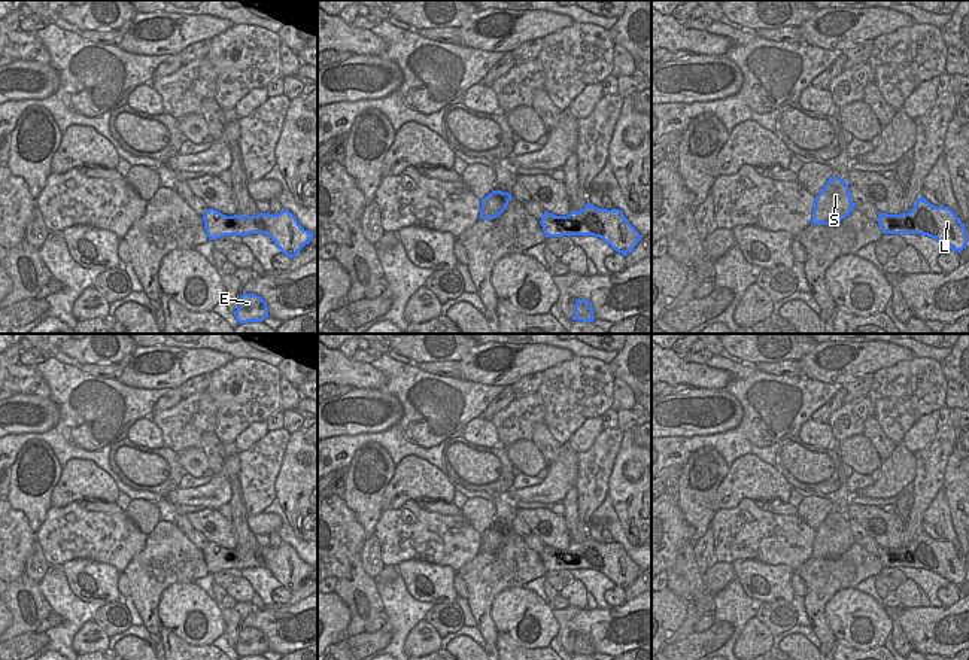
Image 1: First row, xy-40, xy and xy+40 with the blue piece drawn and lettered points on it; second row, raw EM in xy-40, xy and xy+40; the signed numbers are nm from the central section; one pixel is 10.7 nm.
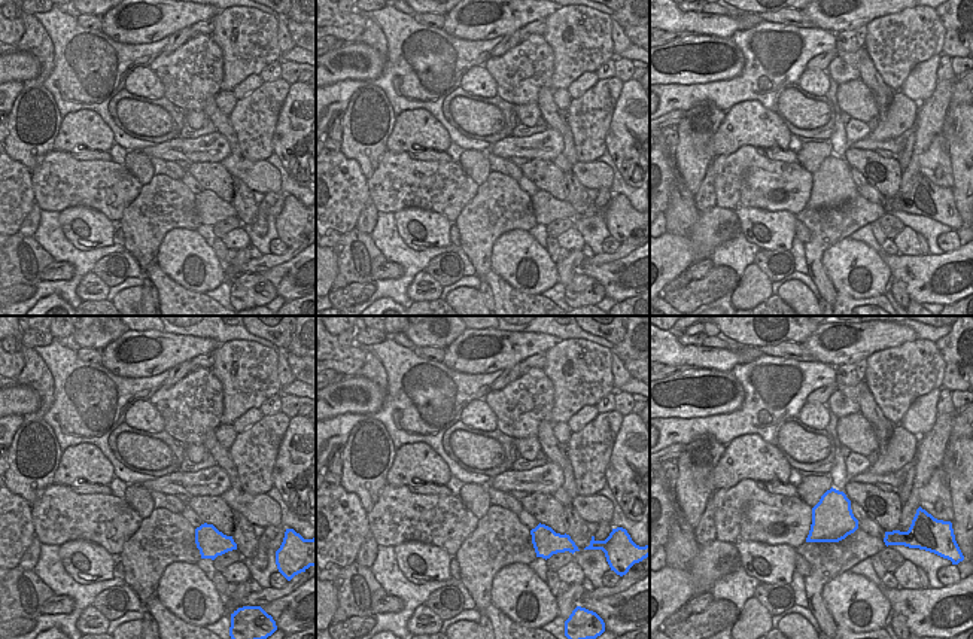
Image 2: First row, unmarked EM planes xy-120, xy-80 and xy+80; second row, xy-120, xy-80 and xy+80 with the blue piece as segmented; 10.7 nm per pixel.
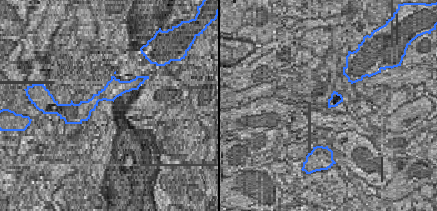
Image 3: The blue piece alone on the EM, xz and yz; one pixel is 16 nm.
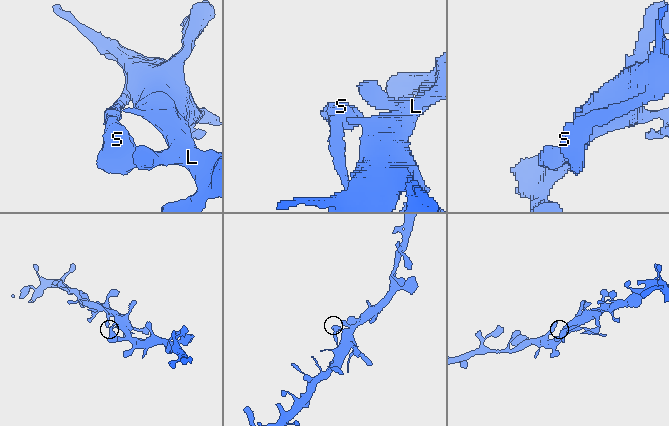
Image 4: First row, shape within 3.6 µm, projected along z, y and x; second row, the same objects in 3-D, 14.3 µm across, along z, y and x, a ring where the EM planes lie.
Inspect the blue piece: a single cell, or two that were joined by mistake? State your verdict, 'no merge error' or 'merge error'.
no merge error

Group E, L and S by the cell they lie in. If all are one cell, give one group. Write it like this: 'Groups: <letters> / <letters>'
Groups: E L S

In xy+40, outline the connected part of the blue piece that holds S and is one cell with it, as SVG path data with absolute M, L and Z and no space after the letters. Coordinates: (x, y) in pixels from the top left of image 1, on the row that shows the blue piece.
M830 177L815 197L811 223L836 225L854 209L848 183L839 177Z

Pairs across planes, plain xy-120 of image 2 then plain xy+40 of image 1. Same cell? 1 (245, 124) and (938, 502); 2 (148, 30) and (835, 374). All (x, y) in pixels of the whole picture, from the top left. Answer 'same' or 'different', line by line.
1: different
2: same

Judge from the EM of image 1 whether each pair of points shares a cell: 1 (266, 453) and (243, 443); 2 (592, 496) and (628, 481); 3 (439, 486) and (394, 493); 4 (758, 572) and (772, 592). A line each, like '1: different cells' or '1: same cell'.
1: different cells
2: different cells
3: same cell
4: same cell

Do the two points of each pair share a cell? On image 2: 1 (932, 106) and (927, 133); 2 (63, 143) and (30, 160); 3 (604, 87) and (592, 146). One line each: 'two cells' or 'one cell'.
1: one cell
2: two cells
3: one cell

